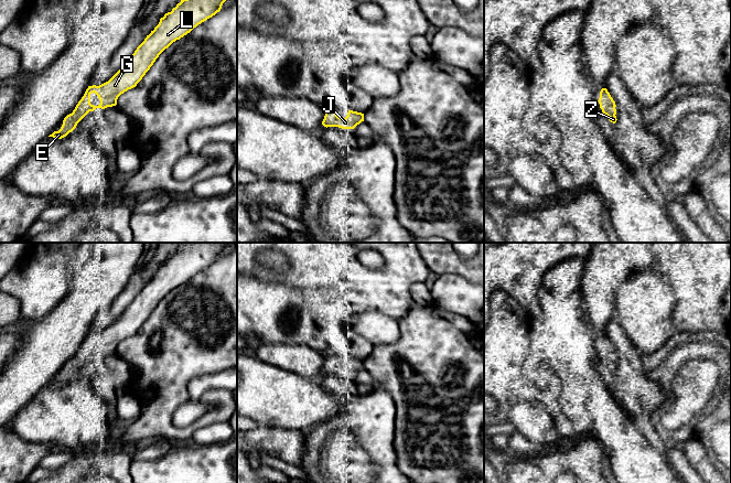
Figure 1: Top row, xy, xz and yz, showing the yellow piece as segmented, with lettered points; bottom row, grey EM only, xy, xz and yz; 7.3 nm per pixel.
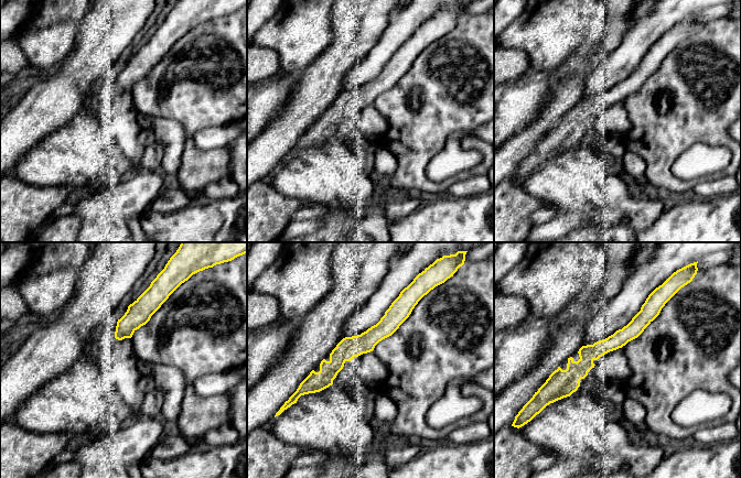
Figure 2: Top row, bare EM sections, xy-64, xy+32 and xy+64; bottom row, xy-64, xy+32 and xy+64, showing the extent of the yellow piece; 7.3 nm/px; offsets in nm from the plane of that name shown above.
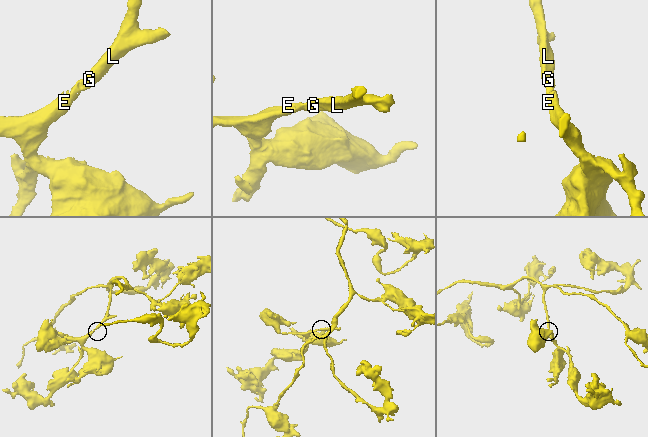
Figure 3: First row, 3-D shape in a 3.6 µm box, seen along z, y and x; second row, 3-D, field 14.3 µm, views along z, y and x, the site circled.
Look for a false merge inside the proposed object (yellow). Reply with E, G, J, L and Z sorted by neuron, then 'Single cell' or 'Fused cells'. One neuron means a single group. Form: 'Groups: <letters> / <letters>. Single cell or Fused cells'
Groups: E G J L Z. Single cell

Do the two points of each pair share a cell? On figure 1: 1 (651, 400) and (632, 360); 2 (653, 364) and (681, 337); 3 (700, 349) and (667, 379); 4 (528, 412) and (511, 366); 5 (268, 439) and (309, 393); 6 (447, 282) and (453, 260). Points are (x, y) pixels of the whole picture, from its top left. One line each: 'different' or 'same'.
1: same
2: same
3: same
4: different
5: different
6: different

